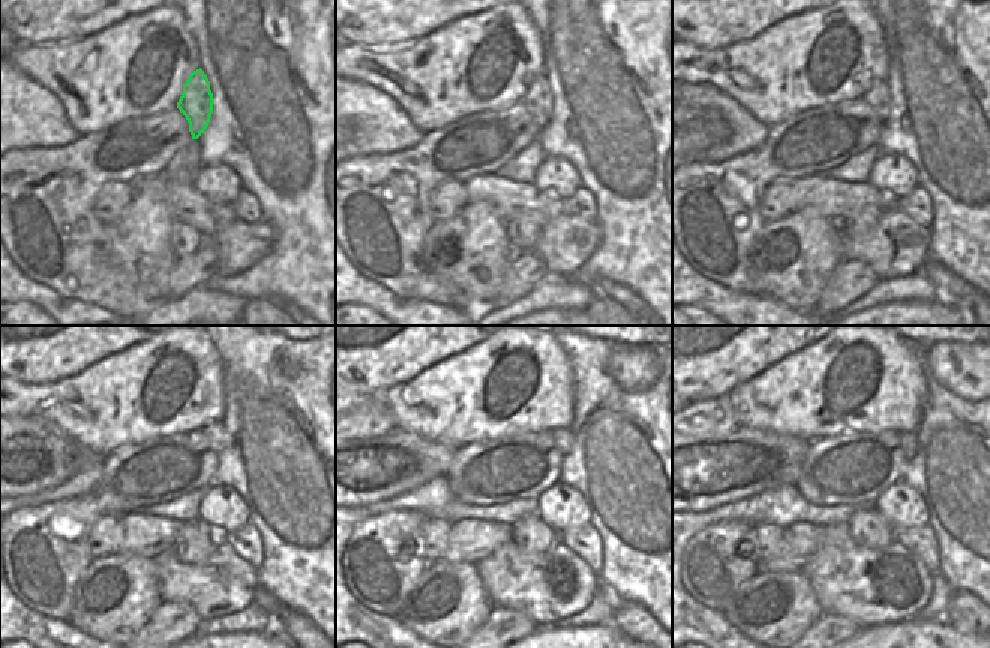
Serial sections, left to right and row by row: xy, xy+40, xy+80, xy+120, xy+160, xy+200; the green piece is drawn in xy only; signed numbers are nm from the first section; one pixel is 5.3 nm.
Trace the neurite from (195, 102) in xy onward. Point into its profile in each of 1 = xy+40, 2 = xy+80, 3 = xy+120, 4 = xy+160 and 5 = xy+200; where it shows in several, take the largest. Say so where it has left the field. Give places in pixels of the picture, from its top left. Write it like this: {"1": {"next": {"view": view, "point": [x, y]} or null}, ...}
{"1": {"next": {"view": "xy+40", "point": [537, 99]}}, "2": {"next": {"view": "xy+80", "point": [878, 96]}}, "3": {"next": {"view": "xy+120", "point": [216, 435]}}, "4": {"next": {"view": "xy+160", "point": [561, 435]}}, "5": {"next": {"view": "xy+200", "point": [908, 441]}}}

